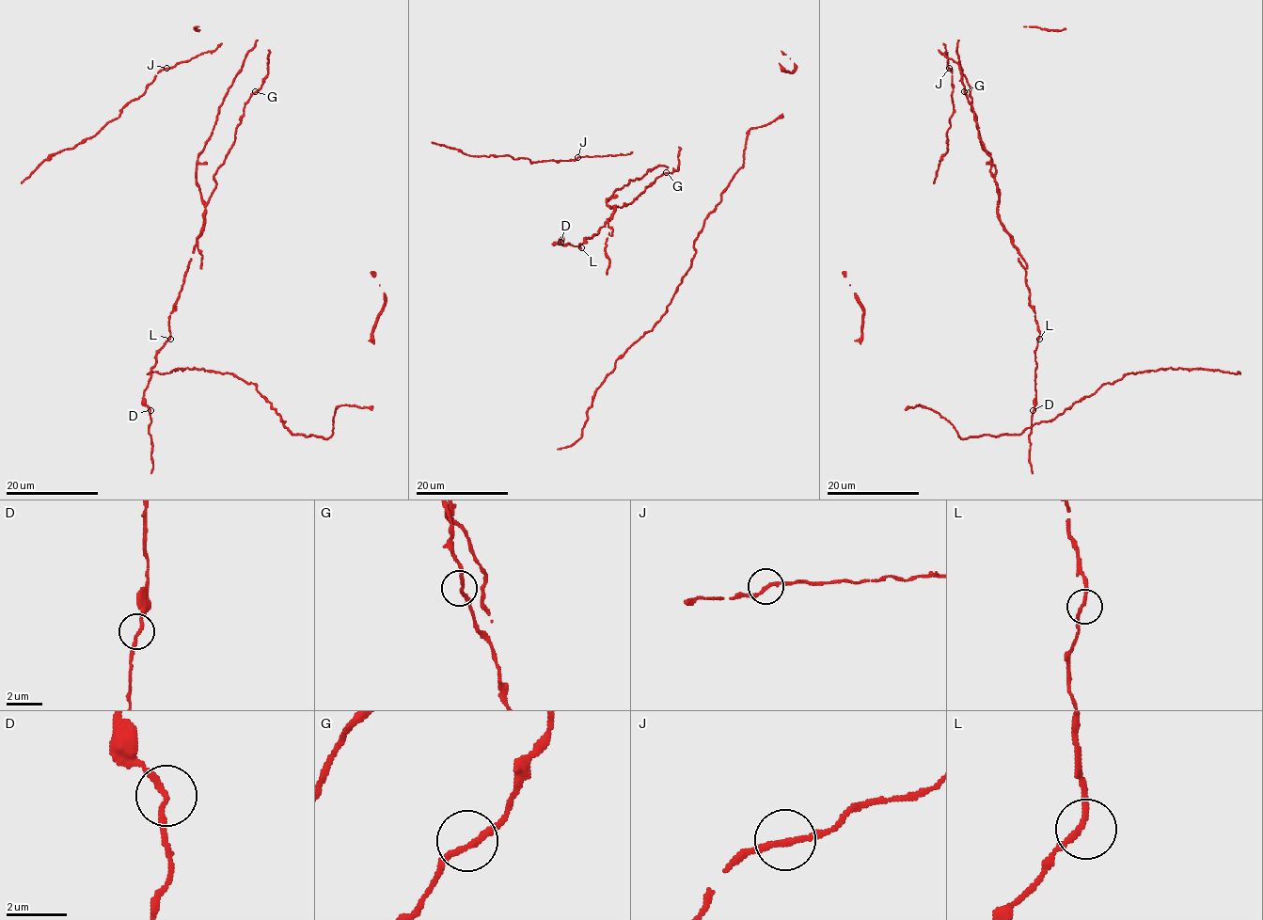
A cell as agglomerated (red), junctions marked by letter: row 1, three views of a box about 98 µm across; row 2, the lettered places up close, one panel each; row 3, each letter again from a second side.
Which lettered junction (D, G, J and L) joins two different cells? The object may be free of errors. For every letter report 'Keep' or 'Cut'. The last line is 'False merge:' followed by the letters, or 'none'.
D: Keep
G: Keep
J: Keep
L: Keep
False merge: none

